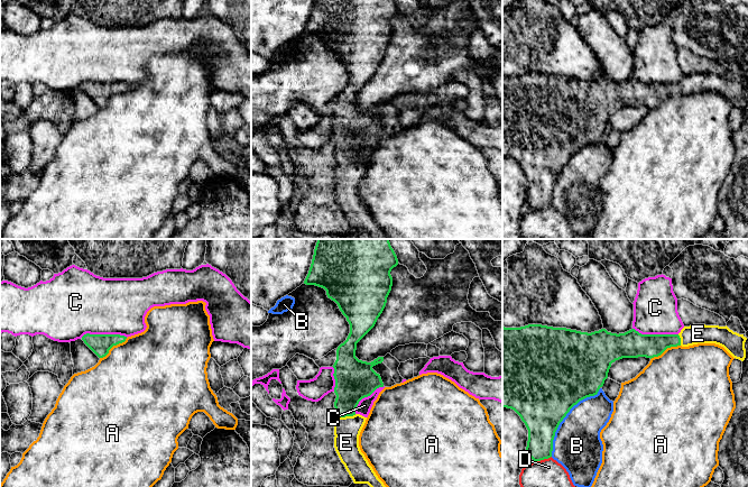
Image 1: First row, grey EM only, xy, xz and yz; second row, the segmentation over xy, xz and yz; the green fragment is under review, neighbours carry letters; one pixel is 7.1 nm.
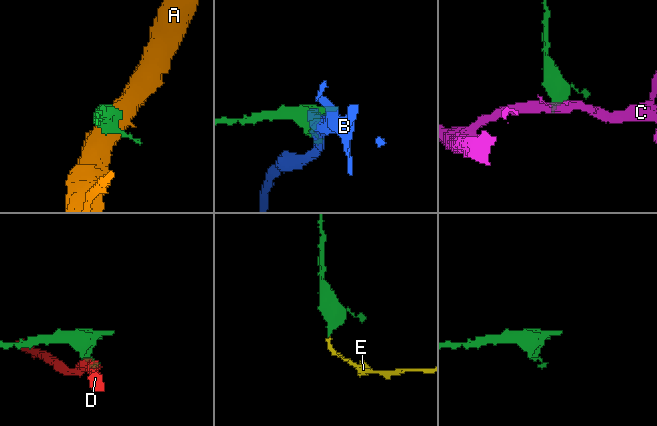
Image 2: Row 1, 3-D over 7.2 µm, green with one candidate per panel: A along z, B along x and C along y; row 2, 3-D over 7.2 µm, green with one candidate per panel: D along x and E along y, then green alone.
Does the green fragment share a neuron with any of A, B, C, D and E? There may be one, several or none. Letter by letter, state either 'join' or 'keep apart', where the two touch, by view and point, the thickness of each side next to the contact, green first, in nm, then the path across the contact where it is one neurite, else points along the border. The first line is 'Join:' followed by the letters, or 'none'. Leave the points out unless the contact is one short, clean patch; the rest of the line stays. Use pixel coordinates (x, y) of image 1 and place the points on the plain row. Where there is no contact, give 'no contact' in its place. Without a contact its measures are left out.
Join: E
A: keep apart; contact xy (112, 94); calibres 150 and 480 nm
B: keep apart; contact yz (564, 165); calibres 500 and 340 nm
C: keep apart; contact xy (104, 83); calibres 150 and 420 nm; border xy (81, 85), (86, 82), (119, 82), (127, 85)
D: keep apart; contact yz (542, 208); calibres 220 and 360 nm
E: join; contact xz (347, 164); calibres 280 and 190 nm; way xz (353, 130), (347, 148), (347, 164), (347, 178)

